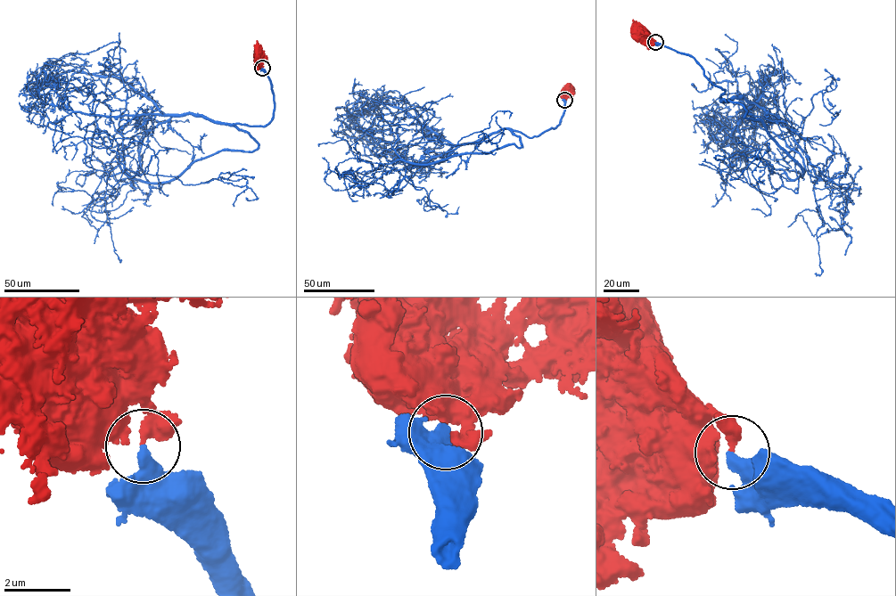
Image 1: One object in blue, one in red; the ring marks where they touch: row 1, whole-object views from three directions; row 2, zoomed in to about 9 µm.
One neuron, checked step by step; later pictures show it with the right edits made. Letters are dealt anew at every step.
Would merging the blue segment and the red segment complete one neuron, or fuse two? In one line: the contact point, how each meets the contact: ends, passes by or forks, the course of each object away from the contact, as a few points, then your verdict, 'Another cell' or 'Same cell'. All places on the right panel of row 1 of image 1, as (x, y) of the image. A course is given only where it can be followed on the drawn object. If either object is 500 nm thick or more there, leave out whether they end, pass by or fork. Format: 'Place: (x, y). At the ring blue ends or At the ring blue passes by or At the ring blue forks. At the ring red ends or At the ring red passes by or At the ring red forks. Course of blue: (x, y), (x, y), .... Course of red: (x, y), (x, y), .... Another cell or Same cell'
Place: (655, 42). At the ring blue ends. At the ring red ends. Course of blue: (655, 42), (688, 53), (797, 161), (793, 180), (747, 150), (735, 170), (724, 155), (752, 187), (776, 191). Course of red: (655, 42), (639, 35). Same cell

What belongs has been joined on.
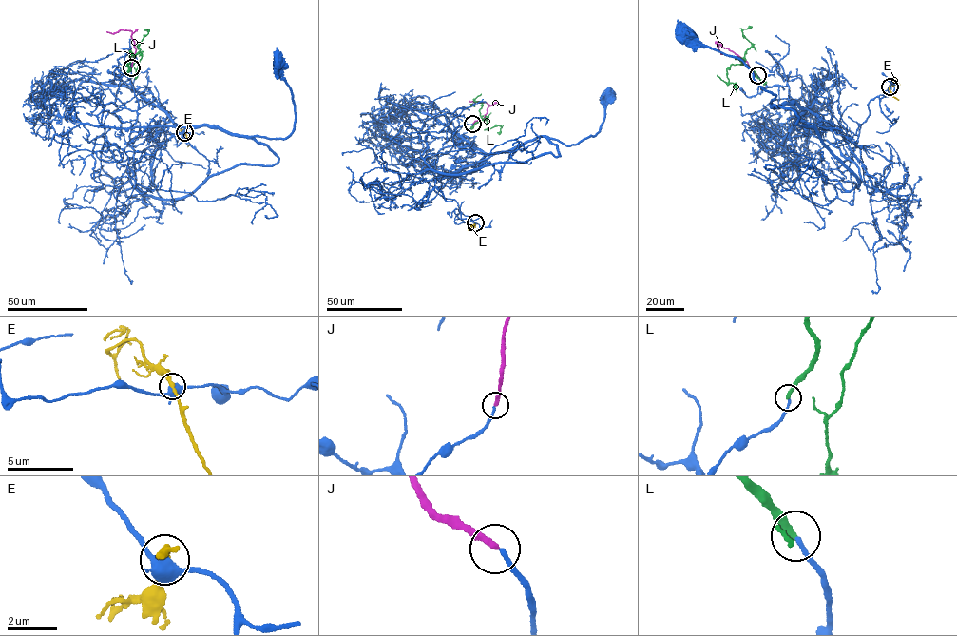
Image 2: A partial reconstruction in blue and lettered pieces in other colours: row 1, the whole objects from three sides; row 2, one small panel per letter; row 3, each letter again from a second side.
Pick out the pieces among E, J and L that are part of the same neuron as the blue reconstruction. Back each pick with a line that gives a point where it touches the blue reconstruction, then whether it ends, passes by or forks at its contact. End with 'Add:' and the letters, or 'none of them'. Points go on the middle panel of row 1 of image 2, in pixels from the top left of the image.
Add: none of them

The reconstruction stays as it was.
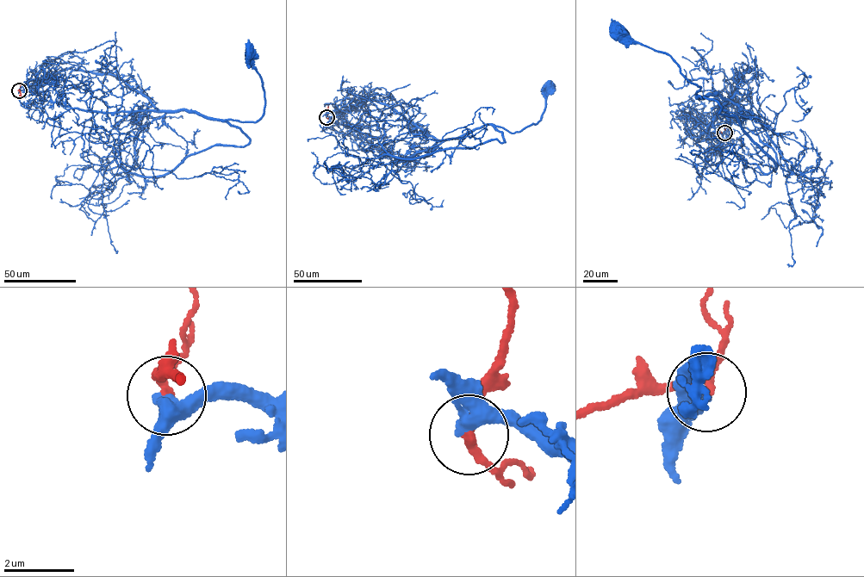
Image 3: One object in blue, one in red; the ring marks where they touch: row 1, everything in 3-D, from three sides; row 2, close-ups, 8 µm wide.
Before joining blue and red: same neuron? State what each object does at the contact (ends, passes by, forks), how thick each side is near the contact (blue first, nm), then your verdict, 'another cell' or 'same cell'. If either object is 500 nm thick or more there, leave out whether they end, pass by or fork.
blue passes by; red passes by; 320 nm thick on the blue side, 240 nm on the other; same cell

